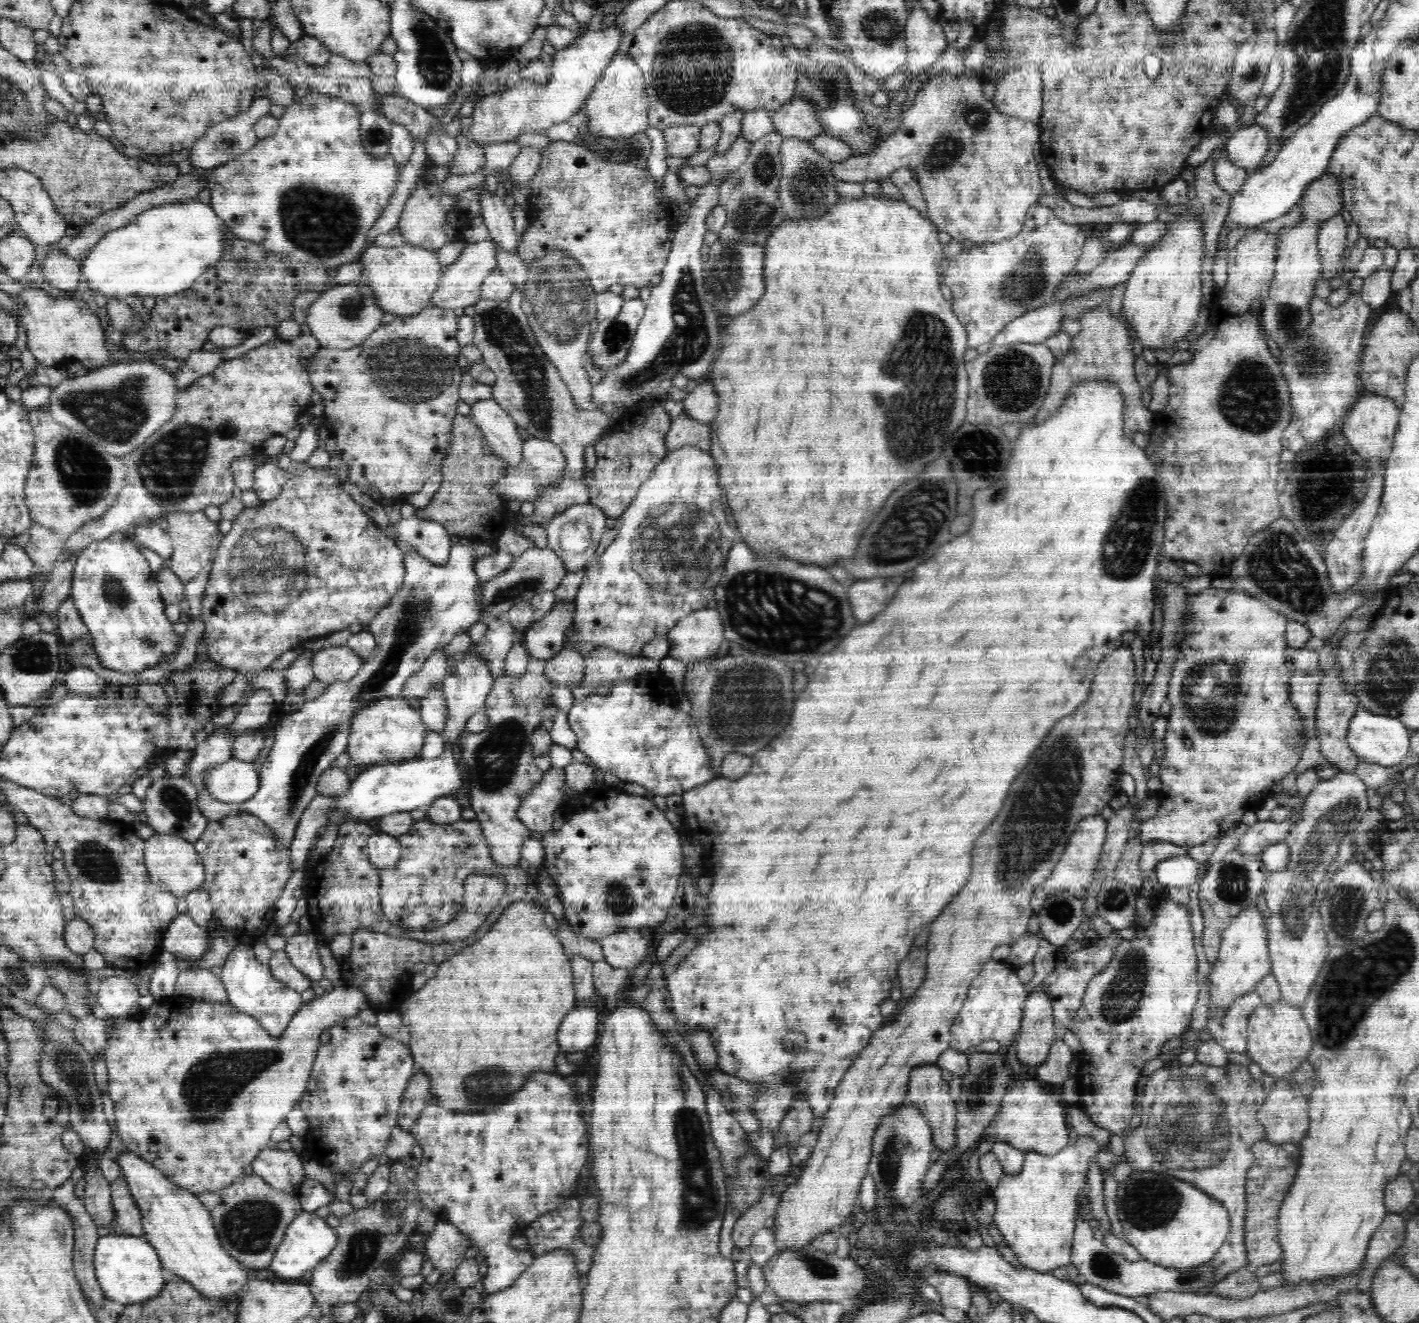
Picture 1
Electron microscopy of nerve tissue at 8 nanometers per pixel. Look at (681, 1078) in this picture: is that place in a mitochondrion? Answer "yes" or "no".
no

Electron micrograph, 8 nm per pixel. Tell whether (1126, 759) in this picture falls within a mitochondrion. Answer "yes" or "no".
no

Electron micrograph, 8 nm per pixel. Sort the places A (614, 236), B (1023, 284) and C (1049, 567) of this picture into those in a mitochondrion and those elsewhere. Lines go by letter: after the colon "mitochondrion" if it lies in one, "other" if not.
A: other
B: mitochondrion
C: other

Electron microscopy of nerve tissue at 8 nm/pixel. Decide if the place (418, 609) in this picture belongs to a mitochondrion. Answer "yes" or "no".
yes

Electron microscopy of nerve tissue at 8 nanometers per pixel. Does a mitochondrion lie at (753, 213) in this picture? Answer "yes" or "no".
yes

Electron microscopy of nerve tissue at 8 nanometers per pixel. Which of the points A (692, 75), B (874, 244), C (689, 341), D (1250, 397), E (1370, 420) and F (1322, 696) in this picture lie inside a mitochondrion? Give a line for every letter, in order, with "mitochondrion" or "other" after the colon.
A: mitochondrion
B: other
C: mitochondrion
D: mitochondrion
E: other
F: other

